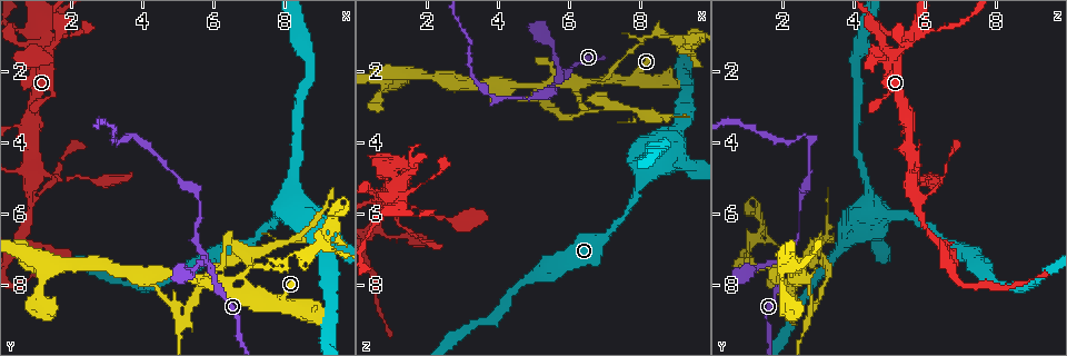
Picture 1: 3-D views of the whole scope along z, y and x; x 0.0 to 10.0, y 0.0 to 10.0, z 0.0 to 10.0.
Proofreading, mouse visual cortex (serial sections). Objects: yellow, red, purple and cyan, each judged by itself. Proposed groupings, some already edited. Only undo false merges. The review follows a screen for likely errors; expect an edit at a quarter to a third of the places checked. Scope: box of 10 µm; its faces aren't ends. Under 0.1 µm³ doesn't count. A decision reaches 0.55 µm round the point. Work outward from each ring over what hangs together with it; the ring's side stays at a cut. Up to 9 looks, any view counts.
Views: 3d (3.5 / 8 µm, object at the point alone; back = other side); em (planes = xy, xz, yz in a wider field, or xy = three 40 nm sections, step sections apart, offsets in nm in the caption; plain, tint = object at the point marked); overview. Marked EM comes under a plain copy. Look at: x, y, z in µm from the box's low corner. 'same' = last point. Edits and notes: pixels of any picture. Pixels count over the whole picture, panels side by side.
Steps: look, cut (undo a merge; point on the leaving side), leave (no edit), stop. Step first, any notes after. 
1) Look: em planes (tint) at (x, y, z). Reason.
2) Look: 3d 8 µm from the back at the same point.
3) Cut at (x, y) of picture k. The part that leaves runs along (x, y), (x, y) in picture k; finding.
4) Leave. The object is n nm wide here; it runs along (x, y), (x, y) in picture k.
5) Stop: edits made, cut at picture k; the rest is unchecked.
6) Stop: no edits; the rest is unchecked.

Look: 3d 3.5 µm at (0.95, 4.75, 5.70). Looks like a crossing.

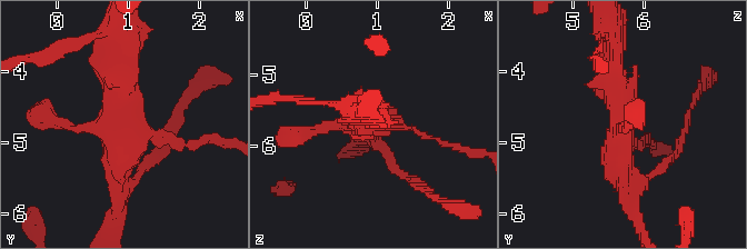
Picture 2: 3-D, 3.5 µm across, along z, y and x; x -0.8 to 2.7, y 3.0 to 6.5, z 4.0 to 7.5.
Look: em xy step 2 (tint) at the same point.

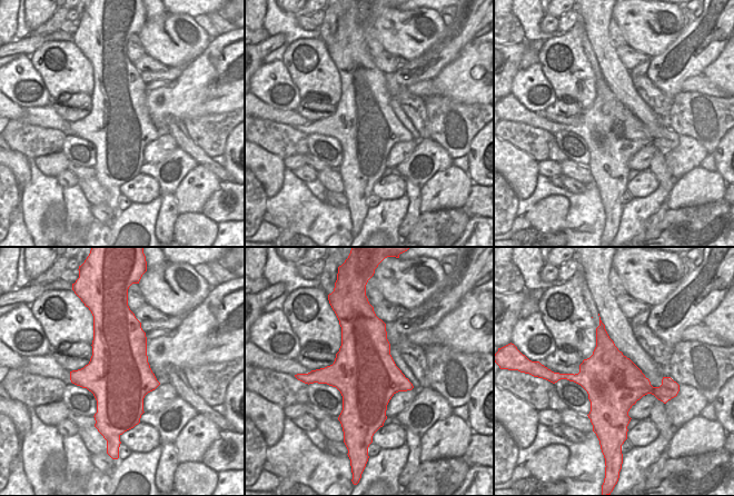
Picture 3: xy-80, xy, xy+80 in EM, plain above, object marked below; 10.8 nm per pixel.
Leave. It runs along (614, 58), (628, 201) in picture 2; one cell here.

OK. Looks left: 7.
Look: 3d 3.5 µm at (8.25, 5.60, 4.40). Sharp bend.

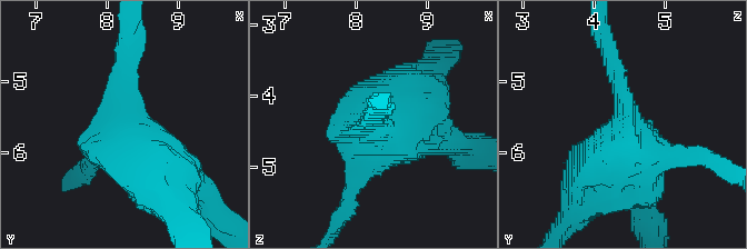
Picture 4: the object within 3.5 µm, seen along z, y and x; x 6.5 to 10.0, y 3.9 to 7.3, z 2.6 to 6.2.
Look: em planes (tint) at (8.30, 5.55, 4.50). Shape alone is not enough.

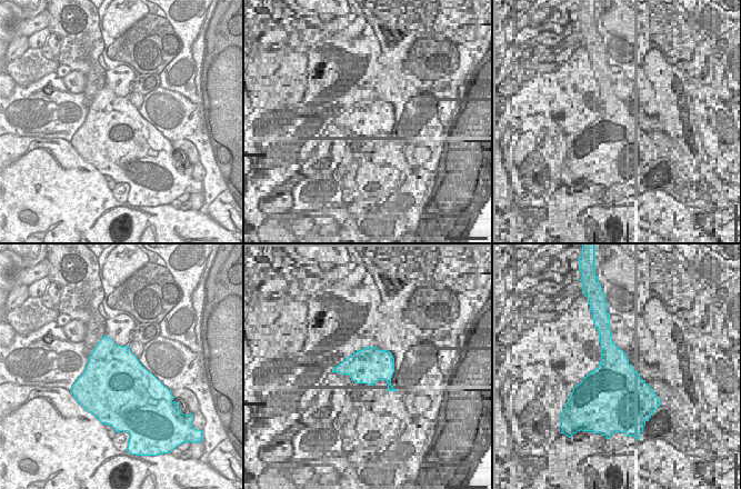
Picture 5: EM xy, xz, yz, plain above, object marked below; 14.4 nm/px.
Leave. It runs along (348, 197), (375, 133), (422, 102) in picture 4; all the same cell.

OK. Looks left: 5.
Look: 3d 8 µm at (4.25, 7.70, 2.40). Arms part here.

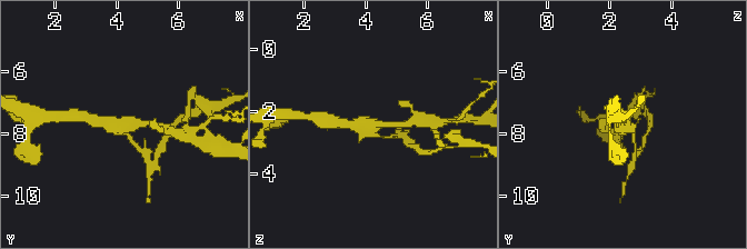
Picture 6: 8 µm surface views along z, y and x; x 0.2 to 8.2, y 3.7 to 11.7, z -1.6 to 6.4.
Look: 3d 3.5 µm from the back at the same point. Zoom in.

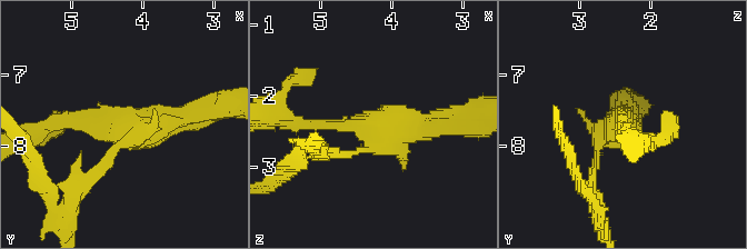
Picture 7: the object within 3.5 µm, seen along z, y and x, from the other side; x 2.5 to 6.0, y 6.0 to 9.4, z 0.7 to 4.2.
Look: em xy step 5 (tint) at (4.20, 7.75, 2.45). Need the tissue.

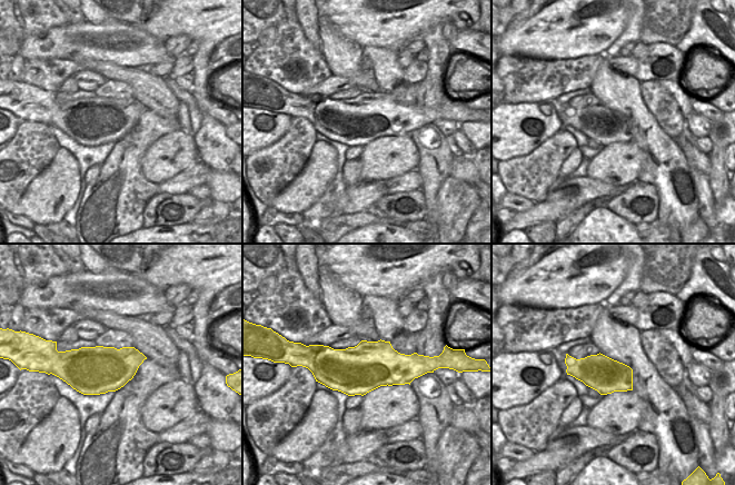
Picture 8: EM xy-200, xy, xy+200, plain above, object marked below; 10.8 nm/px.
Cut at (88, 180) of picture 7. The object is 550 nm wide here; a second cell is stuck on.

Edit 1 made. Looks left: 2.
Stop: edits made, cut at picture 7; the rest is unchecked.

